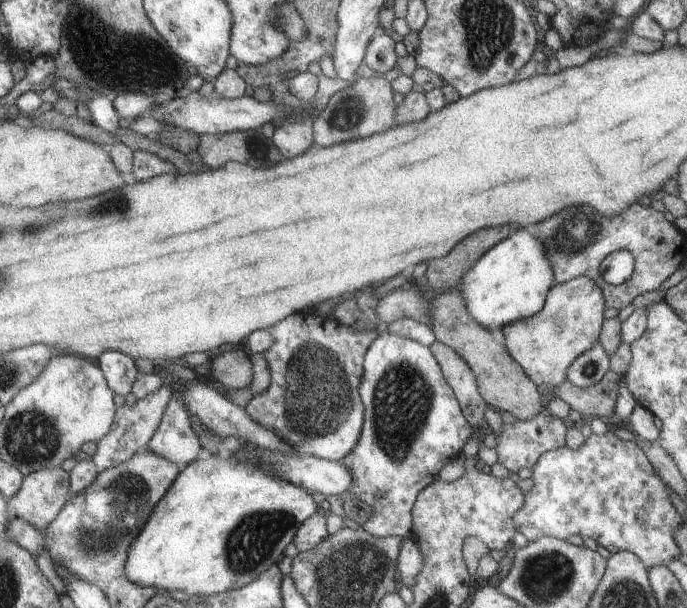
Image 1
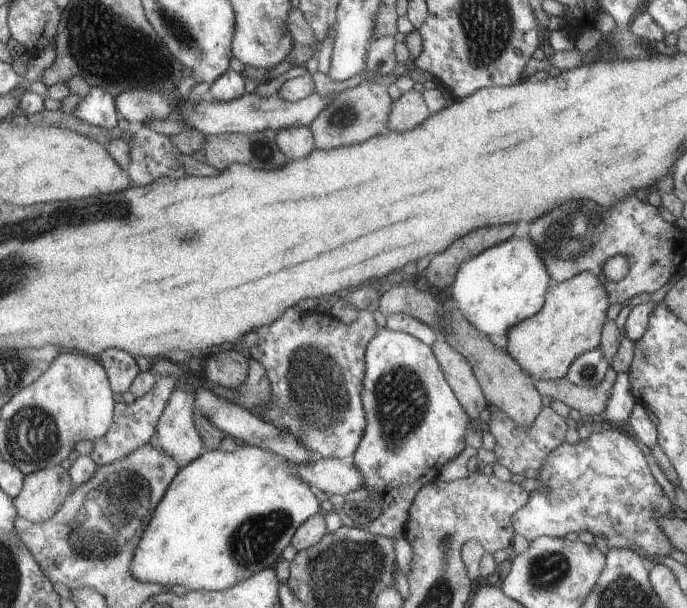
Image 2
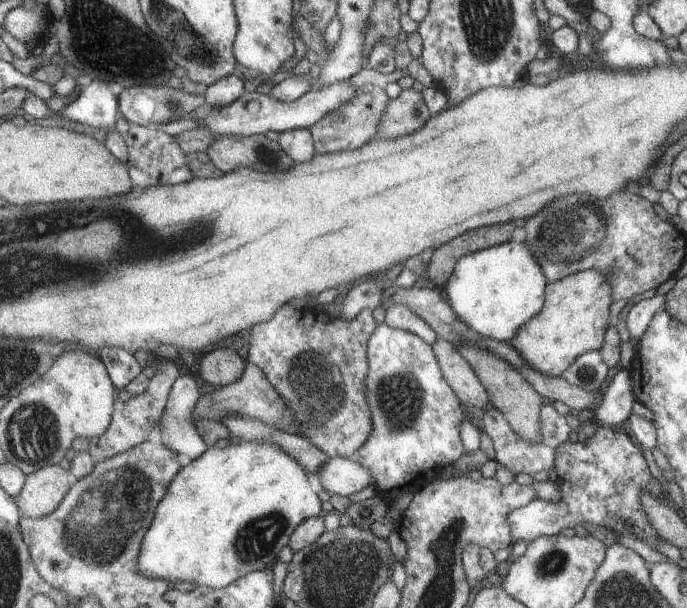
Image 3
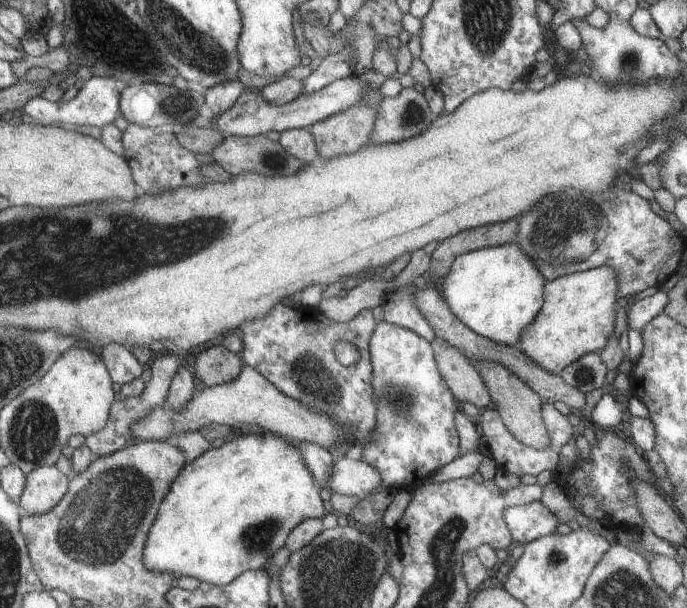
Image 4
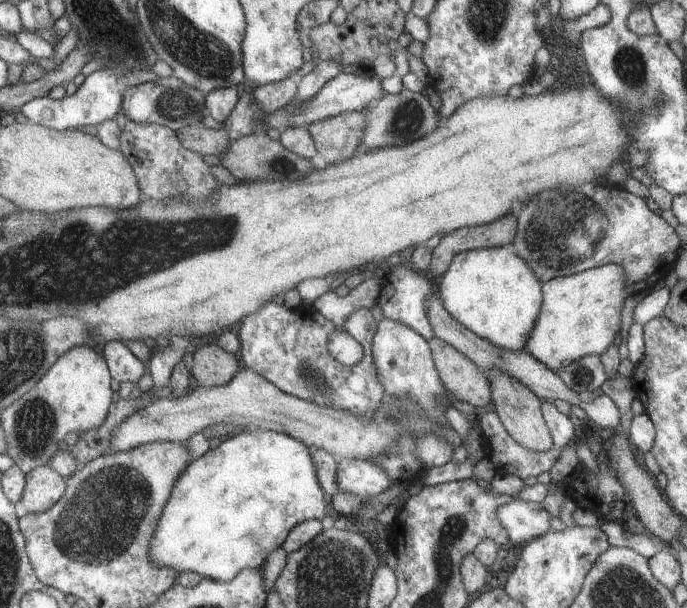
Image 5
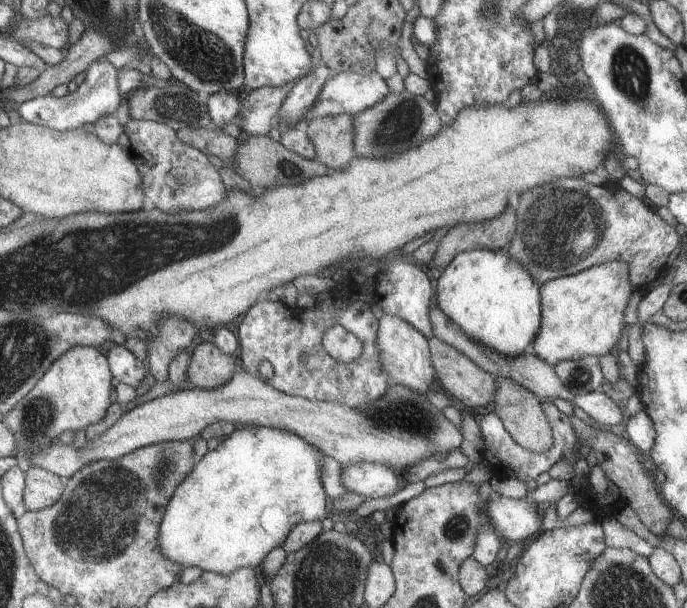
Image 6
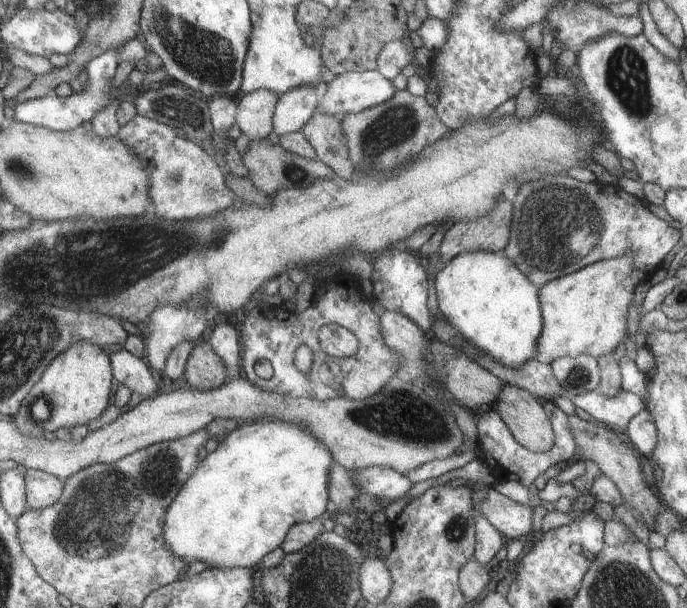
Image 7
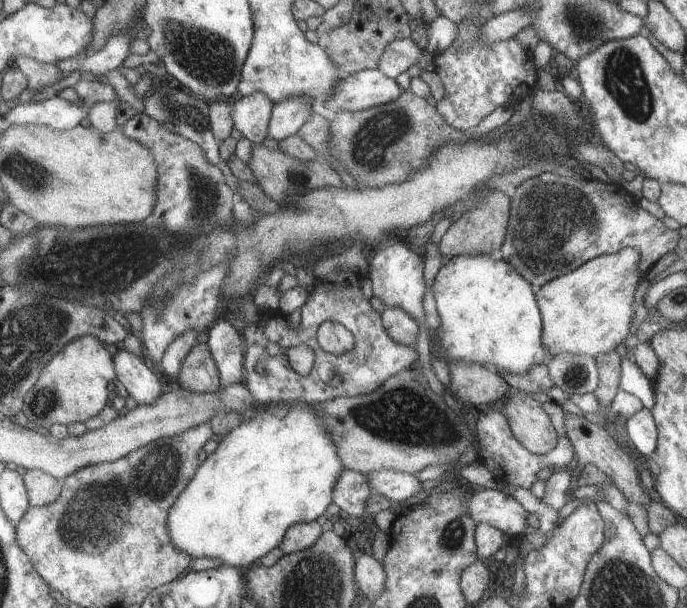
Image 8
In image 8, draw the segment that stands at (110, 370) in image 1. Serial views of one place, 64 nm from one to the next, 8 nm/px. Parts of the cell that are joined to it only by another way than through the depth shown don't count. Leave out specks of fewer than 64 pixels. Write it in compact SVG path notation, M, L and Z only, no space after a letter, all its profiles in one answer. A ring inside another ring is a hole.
M122 346L114 355L117 379L124 384L126 392L135 398L138 405L152 404L163 393L159 378L144 361Z

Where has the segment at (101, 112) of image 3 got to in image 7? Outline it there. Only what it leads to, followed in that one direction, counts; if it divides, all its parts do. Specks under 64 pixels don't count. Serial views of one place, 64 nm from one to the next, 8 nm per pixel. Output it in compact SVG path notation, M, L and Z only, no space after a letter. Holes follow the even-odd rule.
M120 47L109 50L93 58L85 66L85 69L88 70L88 80L86 80L80 92L74 92L72 95L64 98L50 96L22 101L21 103L11 103L15 109L14 120L62 132L74 130L74 128L84 124L84 122L90 122L98 114L98 111L107 107L113 100L116 100L111 97L111 91L114 88L112 84L116 83L113 78L116 76L116 68L119 65L117 56L119 49Z

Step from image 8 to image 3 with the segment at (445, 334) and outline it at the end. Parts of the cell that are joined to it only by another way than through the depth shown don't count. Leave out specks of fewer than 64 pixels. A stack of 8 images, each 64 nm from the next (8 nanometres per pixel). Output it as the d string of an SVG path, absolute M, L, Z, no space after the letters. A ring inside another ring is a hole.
M508 241L462 257L445 286L449 304L459 319L484 338L509 342L517 330L545 306L548 278L524 241Z

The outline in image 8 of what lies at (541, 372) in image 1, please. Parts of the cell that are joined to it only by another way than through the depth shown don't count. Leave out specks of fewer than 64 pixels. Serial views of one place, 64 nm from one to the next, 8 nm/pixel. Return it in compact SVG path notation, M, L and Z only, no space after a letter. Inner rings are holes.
M633 248L622 249L618 254L602 255L535 289L544 318L542 342L547 350L546 364L560 353L594 358L611 353L616 346L622 347L622 340L630 332L630 320L634 314L632 292L640 282L640 257L641 254Z

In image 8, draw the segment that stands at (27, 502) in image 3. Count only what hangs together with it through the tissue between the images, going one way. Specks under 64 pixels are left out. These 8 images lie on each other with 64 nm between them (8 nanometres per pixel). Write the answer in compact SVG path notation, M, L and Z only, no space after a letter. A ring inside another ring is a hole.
M27 470L23 475L23 481L27 490L30 507L49 505L61 496L60 482L53 475L41 470Z

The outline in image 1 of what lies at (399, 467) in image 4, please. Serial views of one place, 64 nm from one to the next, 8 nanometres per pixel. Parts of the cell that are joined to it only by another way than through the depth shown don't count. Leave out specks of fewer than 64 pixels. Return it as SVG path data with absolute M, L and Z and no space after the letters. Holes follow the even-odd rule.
M384 333L382 336L377 336L366 351L365 361L363 364L364 376L360 386L361 402L365 405L364 425L361 428L360 440L357 445L350 451L342 460L341 463L351 472L352 482L348 492L354 498L361 500L368 509L371 509L369 518L362 524L362 528L367 533L375 537L402 537L410 538L414 532L413 522L413 506L416 504L417 497L422 489L426 489L432 485L434 481L439 480L438 472L442 466L446 466L448 462L458 457L464 449L465 444L469 438L476 436L476 428L474 428L464 416L461 406L457 401L456 395L447 380L444 378L443 369L440 368L438 361L434 358L430 347L417 340L407 339L398 335Z

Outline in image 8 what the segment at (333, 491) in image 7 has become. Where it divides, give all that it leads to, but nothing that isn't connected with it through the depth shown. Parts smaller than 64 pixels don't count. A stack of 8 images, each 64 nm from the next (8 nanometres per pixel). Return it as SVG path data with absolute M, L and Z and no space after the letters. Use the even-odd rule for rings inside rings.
M342 469L334 487L334 504L344 514L359 518L366 512L366 500L372 493L374 492L368 486L366 475Z

